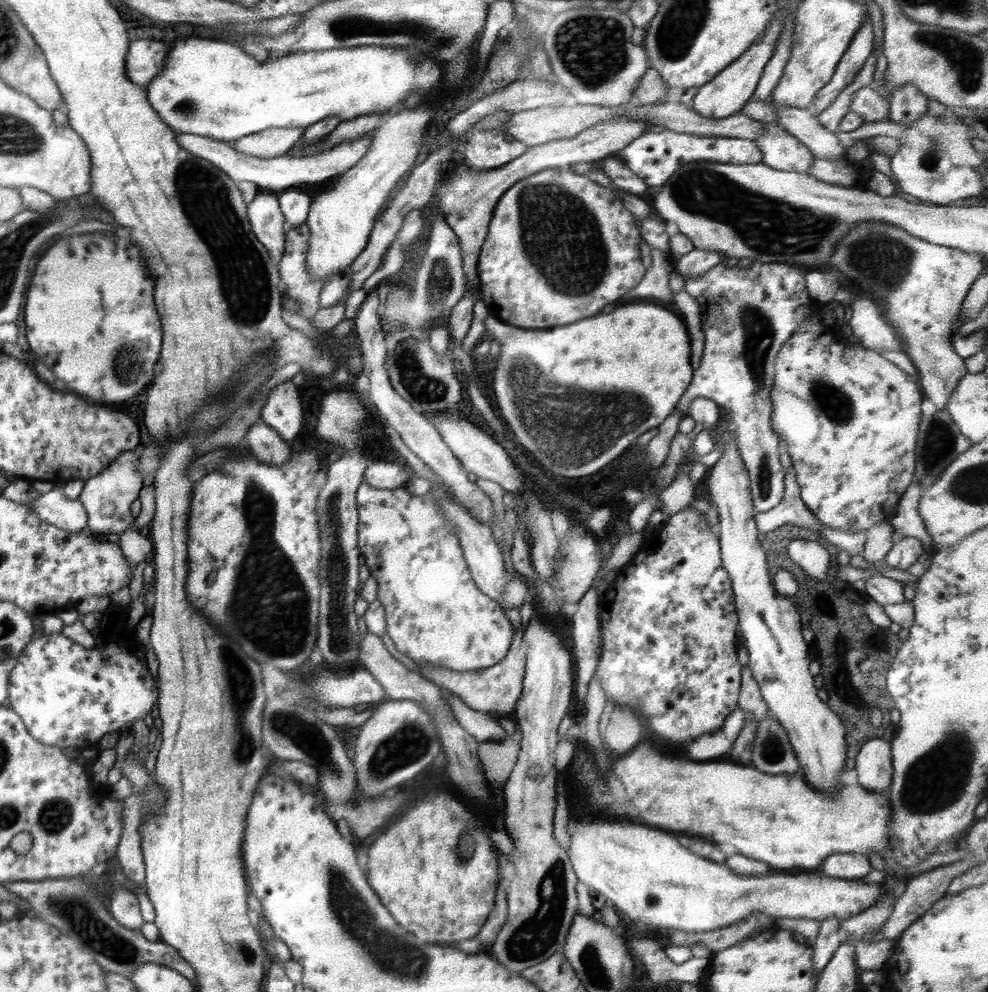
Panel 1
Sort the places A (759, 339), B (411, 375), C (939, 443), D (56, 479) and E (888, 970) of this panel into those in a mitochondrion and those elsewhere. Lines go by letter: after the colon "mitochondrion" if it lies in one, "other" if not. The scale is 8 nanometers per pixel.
A: mitochondrion
B: mitochondrion
C: mitochondrion
D: other
E: other

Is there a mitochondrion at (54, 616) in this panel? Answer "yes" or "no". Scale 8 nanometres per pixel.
no

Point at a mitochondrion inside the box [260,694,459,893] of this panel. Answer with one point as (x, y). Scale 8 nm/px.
(307, 738)

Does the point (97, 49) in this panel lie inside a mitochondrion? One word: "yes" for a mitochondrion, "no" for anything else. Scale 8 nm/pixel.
no

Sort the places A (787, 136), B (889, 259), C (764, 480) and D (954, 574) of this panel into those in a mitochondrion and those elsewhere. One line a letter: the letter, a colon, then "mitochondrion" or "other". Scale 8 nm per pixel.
A: other
B: mitochondrion
C: mitochondrion
D: other

